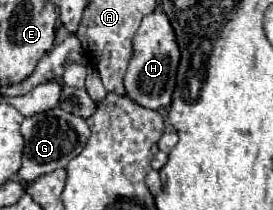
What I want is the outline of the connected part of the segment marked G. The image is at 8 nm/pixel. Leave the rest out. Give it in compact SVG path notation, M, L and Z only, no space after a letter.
M52 108L48 112L24 118L20 134L24 138L24 152L22 152L22 166L18 170L18 178L22 182L32 182L42 174L64 168L66 162L70 162L70 158L76 158L82 152L86 138L90 136L90 128L86 126L84 118L68 114L62 108Z

